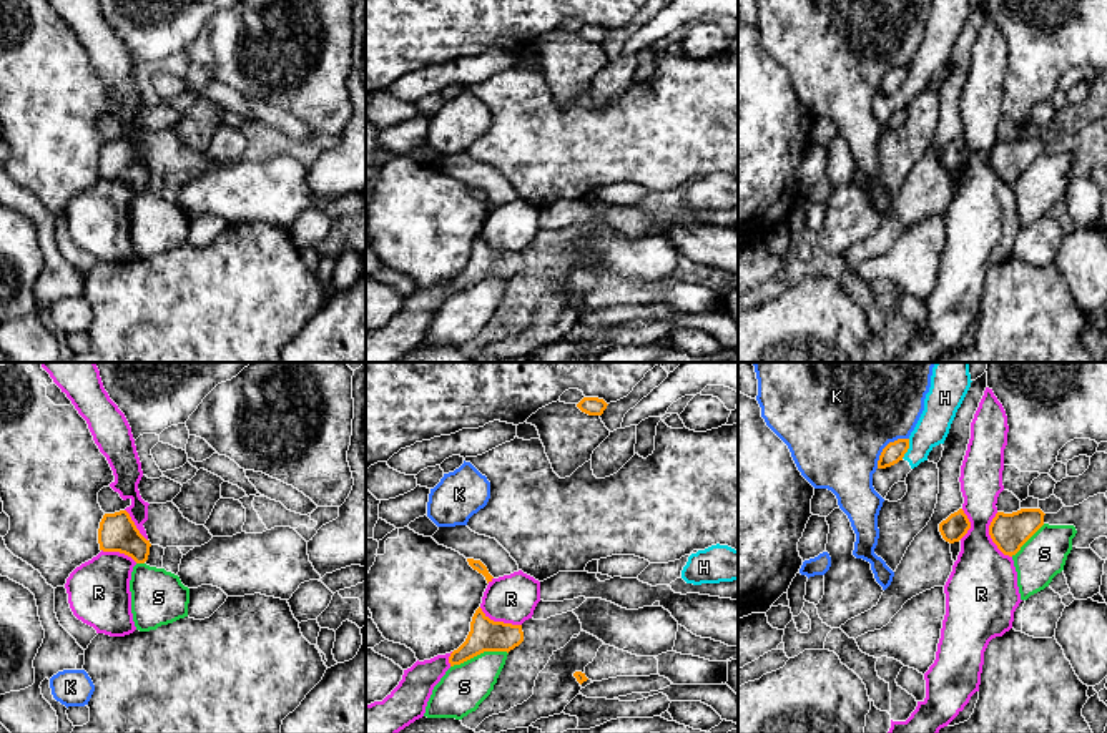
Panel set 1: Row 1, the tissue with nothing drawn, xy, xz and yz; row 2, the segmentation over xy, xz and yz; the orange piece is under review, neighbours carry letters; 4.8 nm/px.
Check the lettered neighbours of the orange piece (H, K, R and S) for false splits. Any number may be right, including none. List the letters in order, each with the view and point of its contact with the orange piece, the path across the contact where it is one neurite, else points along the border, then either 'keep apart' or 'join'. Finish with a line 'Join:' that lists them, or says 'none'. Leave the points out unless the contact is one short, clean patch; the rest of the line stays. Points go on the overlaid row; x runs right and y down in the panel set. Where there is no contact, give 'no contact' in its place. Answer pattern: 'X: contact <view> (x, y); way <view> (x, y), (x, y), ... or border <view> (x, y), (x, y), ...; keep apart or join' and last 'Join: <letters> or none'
H: contact yz (908, 447); border yz (910, 439), (910, 447), (901, 457); keep apart
K: contact yz (886, 446); keep apart
R: contact yz (991, 537); keep apart
S: contact xz (479, 654); keep apart
Join: none

